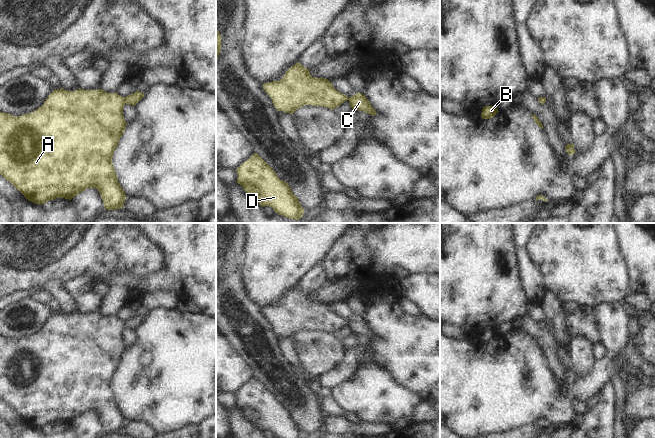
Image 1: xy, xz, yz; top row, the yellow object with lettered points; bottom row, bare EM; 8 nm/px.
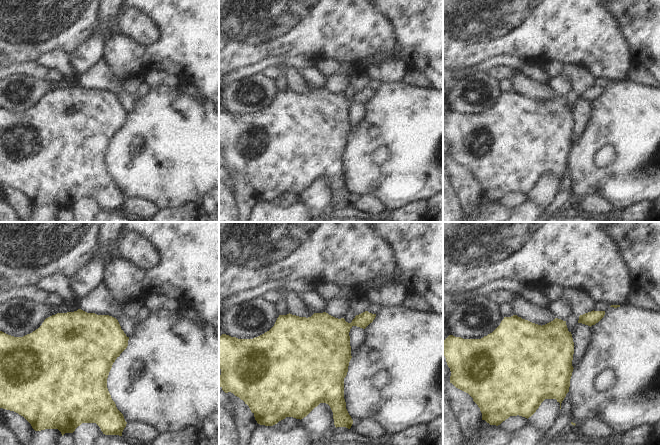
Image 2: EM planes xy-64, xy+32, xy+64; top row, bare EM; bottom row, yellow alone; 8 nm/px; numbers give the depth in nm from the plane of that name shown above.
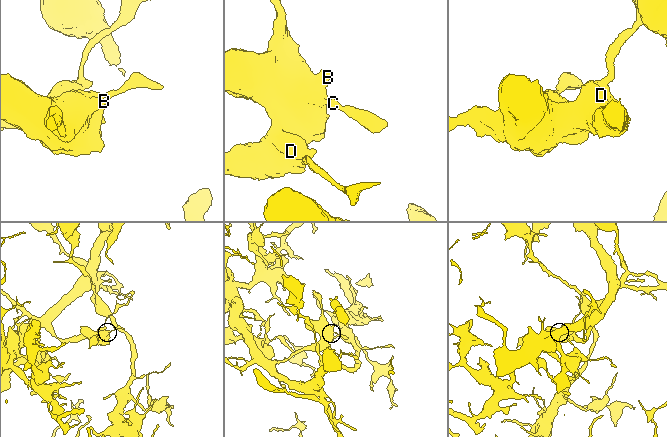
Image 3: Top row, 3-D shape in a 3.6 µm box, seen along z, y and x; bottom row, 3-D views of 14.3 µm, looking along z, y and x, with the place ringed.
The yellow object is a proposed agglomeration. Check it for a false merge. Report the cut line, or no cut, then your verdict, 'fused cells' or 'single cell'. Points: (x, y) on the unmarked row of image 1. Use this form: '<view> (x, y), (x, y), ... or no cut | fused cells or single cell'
no cut | single cell

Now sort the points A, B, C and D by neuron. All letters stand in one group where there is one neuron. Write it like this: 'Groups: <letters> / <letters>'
Groups: A B C D.

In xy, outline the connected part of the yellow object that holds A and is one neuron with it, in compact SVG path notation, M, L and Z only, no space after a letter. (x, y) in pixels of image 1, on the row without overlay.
M60 312L54 314L34 336L22 340L0 336L0 398L35 428L42 429L56 422L71 424L93 411L99 415L105 434L123 432L127 421L119 408L112 382L127 349L124 329L135 330L144 320L139 315L122 321L102 313L68 315Z

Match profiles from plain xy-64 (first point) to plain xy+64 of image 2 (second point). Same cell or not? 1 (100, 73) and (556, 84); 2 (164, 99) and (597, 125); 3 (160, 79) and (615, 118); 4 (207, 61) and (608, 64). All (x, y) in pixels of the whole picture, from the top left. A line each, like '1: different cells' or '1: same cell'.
1: different cells
2: same cell
3: different cells
4: different cells

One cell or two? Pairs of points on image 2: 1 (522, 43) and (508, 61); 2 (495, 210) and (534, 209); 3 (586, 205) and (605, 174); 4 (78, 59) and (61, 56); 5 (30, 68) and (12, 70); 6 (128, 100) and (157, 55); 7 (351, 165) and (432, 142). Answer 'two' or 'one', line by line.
1: two
2: one
3: two
4: two
5: one
6: two
7: one

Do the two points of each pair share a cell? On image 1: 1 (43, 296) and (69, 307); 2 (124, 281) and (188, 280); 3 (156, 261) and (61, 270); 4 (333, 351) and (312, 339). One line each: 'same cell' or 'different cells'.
1: different cells
2: same cell
3: same cell
4: same cell

